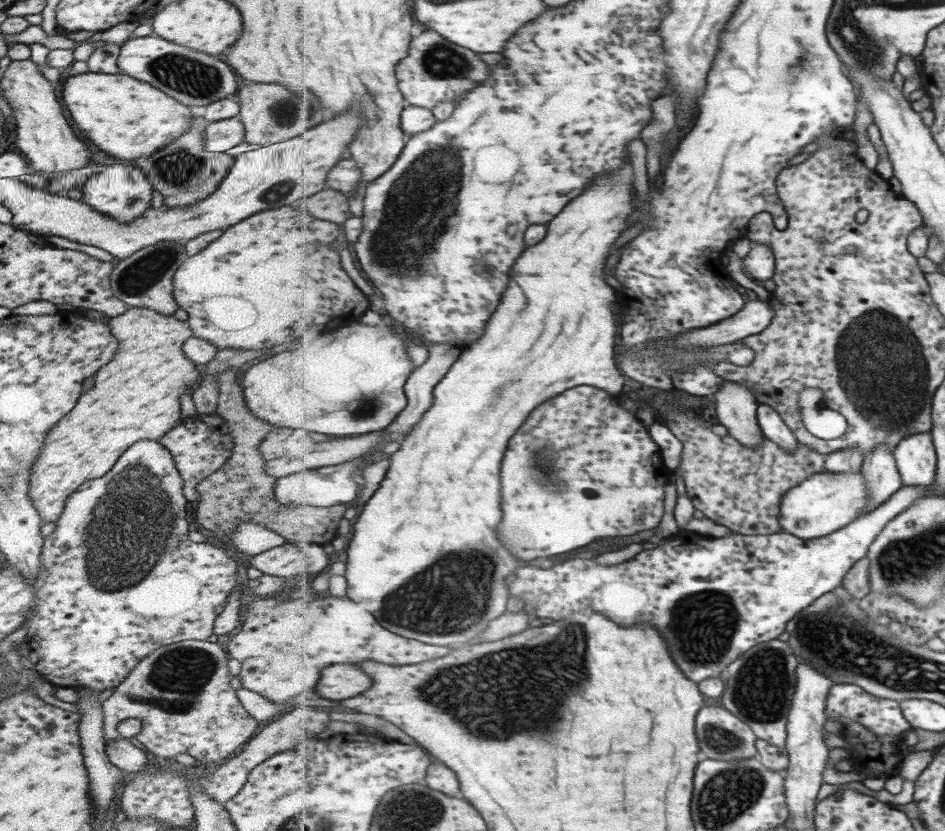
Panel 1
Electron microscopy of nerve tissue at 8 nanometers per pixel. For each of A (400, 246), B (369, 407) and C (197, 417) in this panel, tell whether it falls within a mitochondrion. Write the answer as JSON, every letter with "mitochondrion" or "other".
{"A":"mitochondrion","B":"mitochondrion","C":"other"}

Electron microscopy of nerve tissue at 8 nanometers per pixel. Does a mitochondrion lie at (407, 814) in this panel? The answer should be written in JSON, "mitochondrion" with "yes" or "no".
{"mitochondrion":"yes"}

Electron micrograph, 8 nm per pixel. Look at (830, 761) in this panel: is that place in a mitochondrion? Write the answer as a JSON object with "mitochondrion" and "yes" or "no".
{"mitochondrion":"no"}

